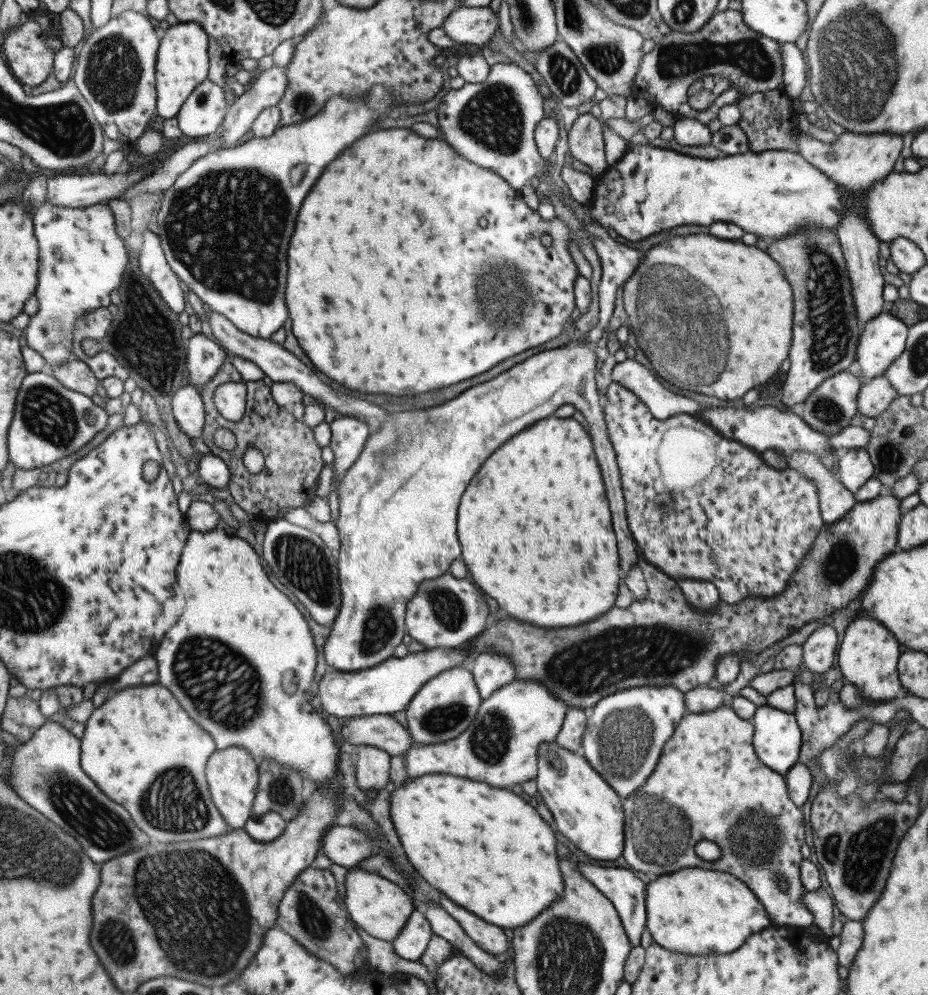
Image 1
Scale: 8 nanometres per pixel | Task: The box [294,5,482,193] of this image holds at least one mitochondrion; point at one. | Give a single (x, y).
(320, 43)

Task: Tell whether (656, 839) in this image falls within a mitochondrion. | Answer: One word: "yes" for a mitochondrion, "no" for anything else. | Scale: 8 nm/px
yes

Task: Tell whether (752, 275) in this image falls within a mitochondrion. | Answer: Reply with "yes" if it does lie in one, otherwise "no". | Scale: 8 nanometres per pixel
no

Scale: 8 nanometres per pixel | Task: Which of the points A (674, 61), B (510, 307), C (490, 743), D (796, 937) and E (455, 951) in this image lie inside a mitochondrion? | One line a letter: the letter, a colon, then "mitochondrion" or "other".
A: mitochondrion
B: mitochondrion
C: mitochondrion
D: other
E: other

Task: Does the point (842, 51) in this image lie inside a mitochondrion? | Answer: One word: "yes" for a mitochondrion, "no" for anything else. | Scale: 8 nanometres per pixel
yes

